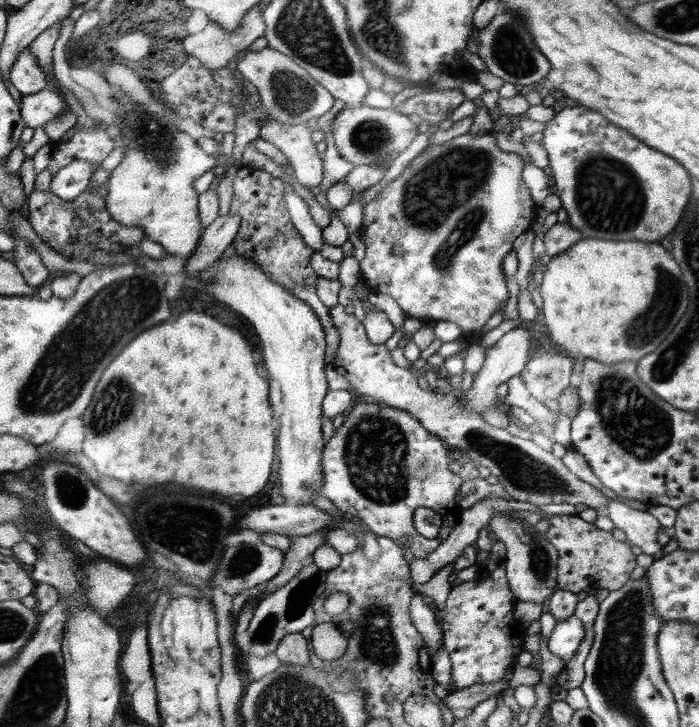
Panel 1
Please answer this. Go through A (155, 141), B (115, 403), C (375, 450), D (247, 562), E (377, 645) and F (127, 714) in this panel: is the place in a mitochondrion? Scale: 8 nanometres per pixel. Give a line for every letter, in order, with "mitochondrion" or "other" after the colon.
A: mitochondrion
B: mitochondrion
C: mitochondrion
D: mitochondrion
E: mitochondrion
F: other

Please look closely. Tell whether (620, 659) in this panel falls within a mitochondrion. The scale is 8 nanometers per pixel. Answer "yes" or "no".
yes

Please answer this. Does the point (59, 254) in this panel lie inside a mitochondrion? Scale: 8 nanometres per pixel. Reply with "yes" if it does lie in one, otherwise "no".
no

